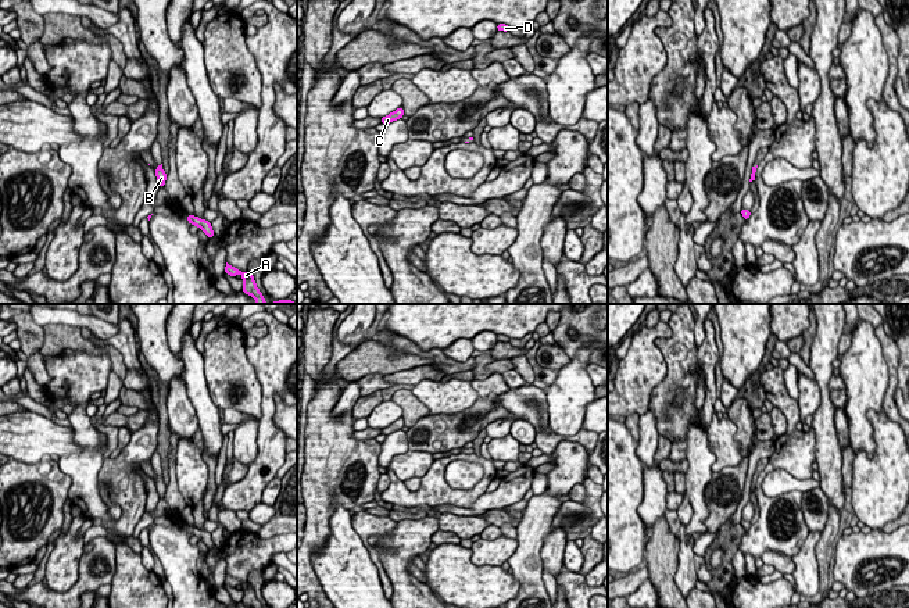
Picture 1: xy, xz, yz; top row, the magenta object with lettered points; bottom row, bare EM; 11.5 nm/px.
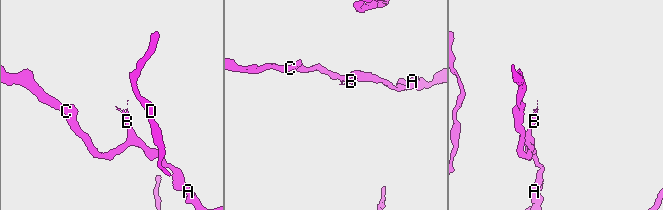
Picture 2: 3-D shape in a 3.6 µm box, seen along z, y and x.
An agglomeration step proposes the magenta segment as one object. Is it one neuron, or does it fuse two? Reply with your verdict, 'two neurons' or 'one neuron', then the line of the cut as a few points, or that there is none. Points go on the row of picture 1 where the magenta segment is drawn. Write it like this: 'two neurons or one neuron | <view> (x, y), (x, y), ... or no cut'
one neuron | no cut

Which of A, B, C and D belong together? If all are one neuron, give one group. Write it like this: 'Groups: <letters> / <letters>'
Groups: A B C D

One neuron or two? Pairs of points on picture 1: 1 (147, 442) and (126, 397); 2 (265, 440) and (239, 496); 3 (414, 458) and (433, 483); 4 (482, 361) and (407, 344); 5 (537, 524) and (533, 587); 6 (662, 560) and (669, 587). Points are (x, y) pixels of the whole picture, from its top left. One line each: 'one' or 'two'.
1: two
2: one
3: two
4: one
5: one
6: one

